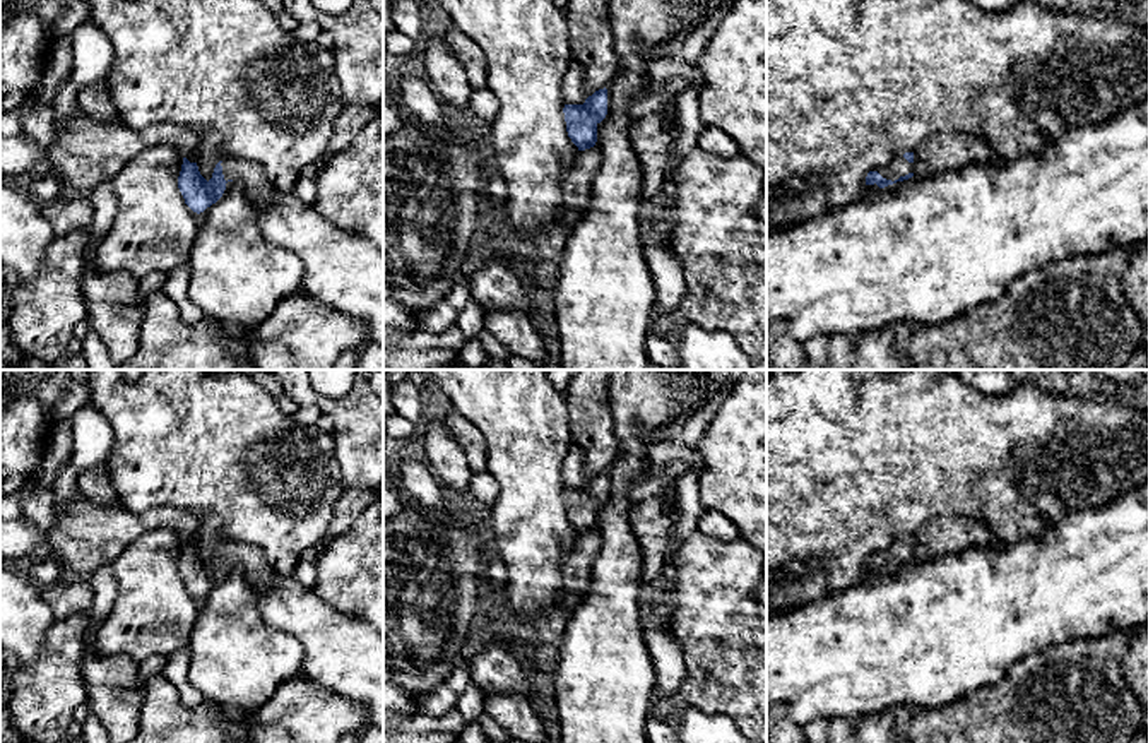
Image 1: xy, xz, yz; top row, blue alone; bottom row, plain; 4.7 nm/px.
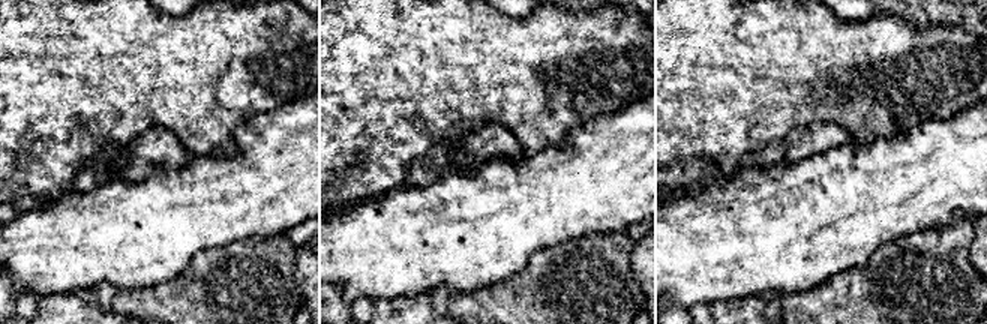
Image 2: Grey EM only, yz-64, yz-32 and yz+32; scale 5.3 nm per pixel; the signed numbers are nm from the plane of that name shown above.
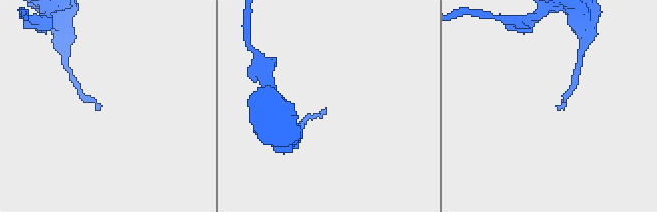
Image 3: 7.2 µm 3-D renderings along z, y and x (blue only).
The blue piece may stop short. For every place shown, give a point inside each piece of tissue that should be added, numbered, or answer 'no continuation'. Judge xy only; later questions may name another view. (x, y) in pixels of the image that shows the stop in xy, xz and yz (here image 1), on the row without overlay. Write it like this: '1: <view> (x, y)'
1: xy (257, 569)

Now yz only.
1: yz (899, 550)

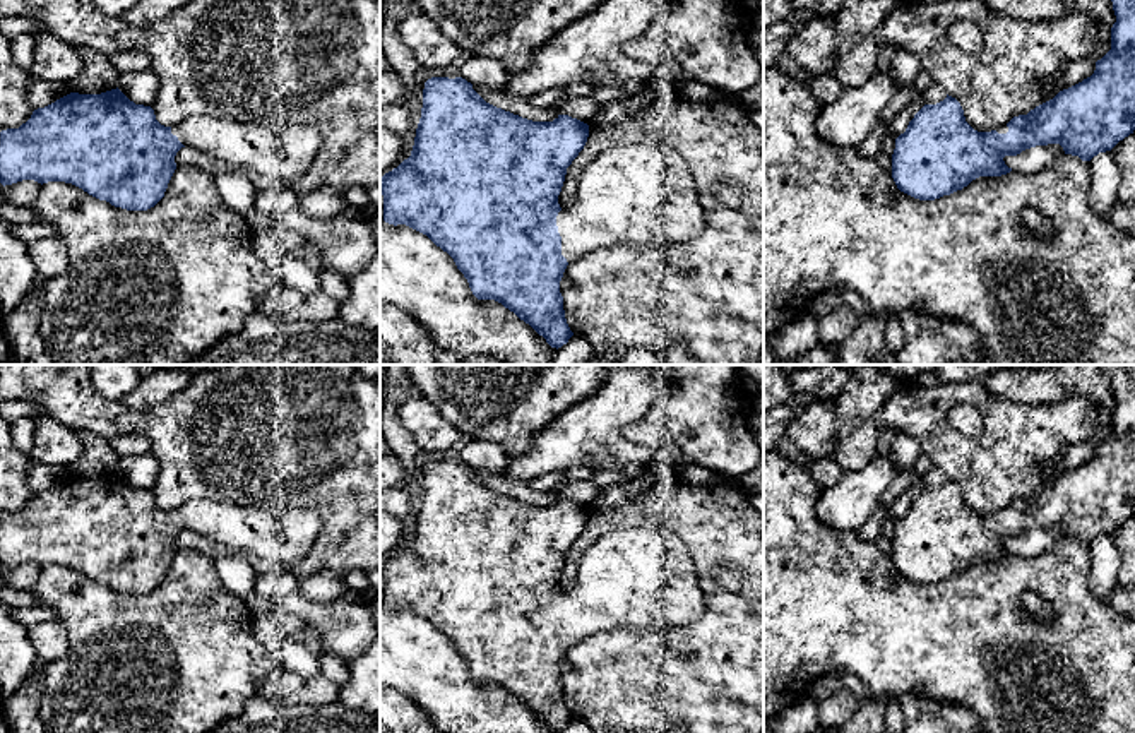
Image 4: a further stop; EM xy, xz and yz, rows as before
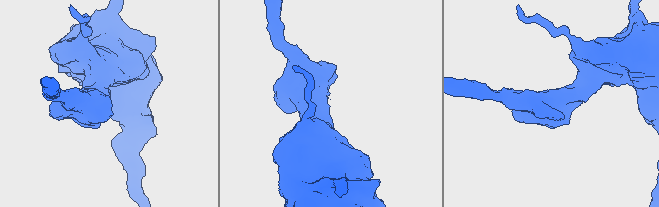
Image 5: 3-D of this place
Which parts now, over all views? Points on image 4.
1: xz (637, 578)

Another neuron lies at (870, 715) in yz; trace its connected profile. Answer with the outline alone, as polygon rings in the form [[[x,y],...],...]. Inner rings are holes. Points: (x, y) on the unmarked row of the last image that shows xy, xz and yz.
[[[870,694],[866,700],[861,700],[856,711],[846,719],[846,723],[837,730],[837,733],[887,733],[885,697],[875,697]]]

